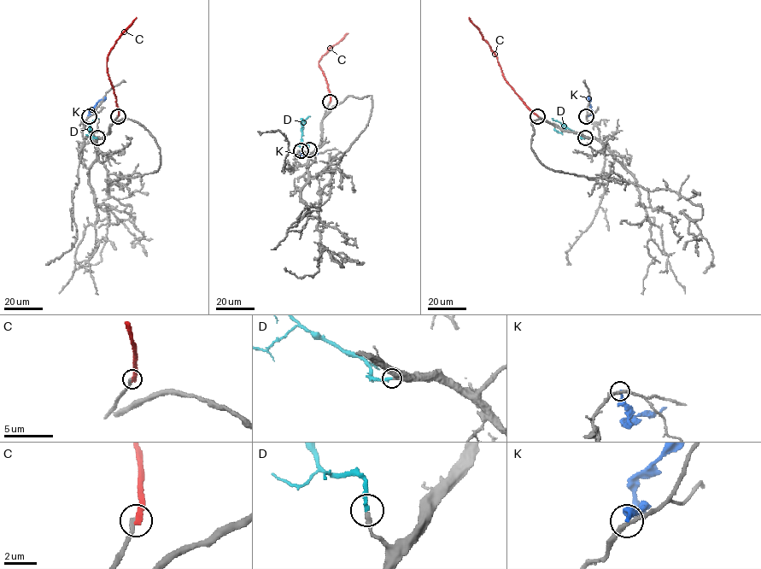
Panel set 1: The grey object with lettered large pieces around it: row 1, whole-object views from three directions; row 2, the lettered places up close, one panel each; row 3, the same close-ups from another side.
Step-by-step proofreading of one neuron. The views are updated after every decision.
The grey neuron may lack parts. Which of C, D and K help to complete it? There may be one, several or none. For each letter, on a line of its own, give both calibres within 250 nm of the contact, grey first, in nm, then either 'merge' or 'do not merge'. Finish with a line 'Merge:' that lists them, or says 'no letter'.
C: 220/260 nm | do not merge
D: 240/240 nm | merge
K: 240/200 nm | do not merge
Merge: D

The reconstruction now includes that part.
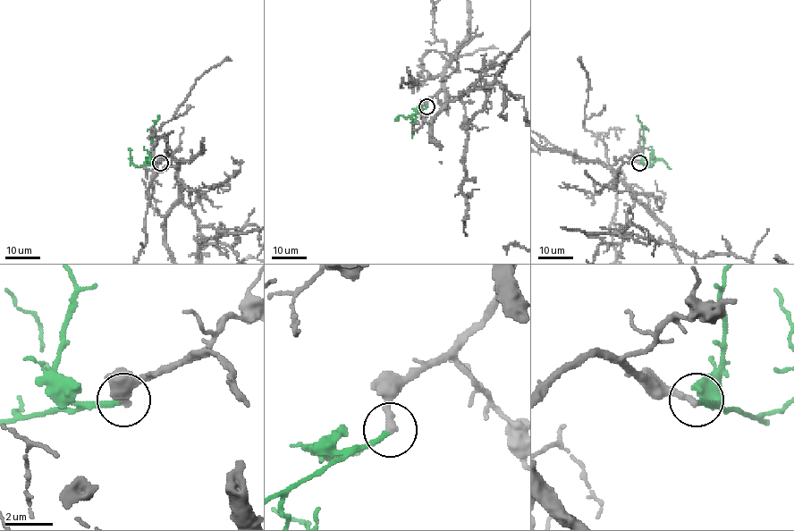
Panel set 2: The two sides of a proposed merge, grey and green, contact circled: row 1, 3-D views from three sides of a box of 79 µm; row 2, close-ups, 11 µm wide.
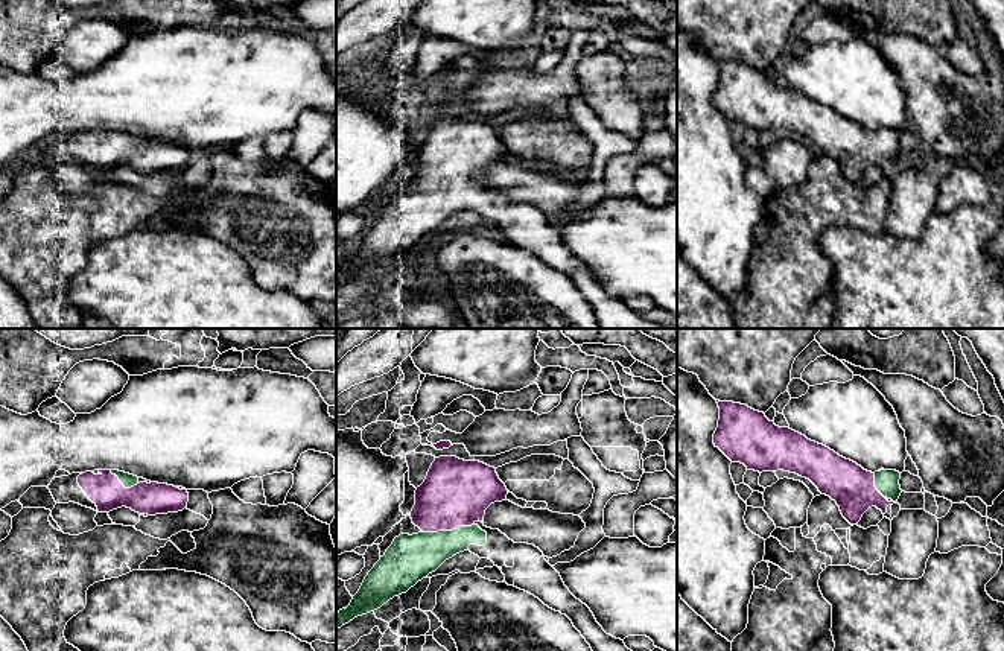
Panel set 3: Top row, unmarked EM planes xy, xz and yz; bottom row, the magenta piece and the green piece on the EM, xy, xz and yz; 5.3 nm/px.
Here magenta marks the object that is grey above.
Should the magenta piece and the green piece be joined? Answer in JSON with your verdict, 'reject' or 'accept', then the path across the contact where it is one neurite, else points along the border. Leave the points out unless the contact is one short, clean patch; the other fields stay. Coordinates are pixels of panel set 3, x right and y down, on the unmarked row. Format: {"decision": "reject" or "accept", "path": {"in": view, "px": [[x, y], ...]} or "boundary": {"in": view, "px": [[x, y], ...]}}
{"decision": "accept", "path": {"in": "xz", "px": [[455, 152], [447, 163], [447, 189], [425, 212], [411, 218]]}}

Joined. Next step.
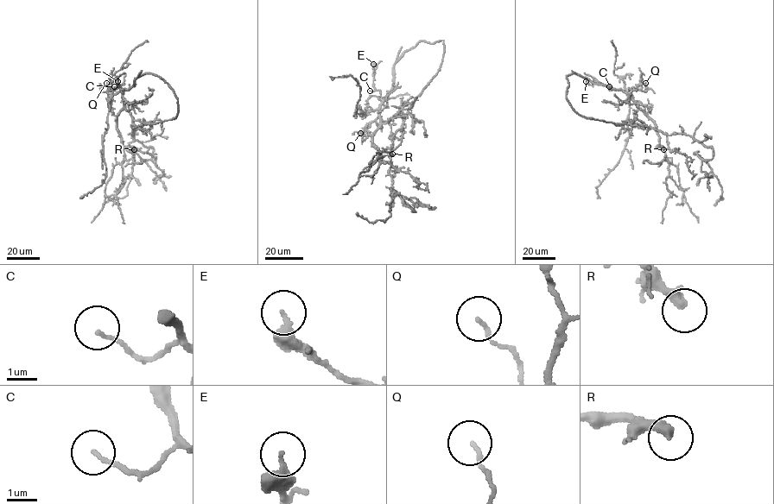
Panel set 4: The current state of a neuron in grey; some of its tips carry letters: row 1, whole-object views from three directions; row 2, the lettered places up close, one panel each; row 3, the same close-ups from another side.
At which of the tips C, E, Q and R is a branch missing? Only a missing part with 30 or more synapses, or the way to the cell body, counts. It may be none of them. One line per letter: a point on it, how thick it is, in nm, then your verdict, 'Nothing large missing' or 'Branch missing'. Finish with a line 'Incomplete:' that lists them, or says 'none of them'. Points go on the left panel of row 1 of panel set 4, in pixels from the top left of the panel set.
C: Place: (114, 86). Thickness 110 nm. Nothing large missing
E: Place: (117, 81). Thickness 240 nm. Nothing large missing
Q: Place: (106, 83). Thickness 130 nm. Nothing large missing
R: Place: (134, 149). Thickness 360 nm. Branch missing
Incomplete: R

